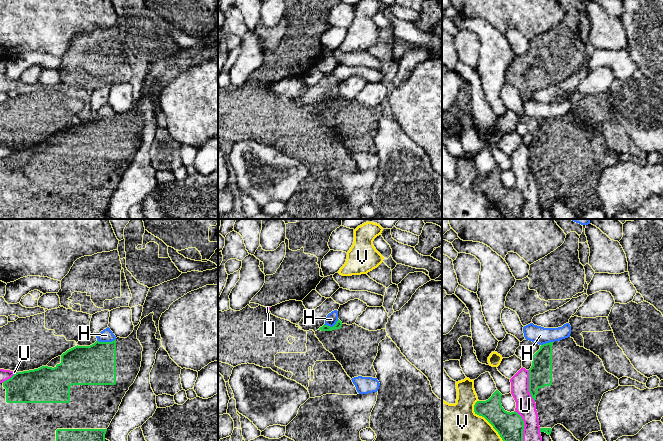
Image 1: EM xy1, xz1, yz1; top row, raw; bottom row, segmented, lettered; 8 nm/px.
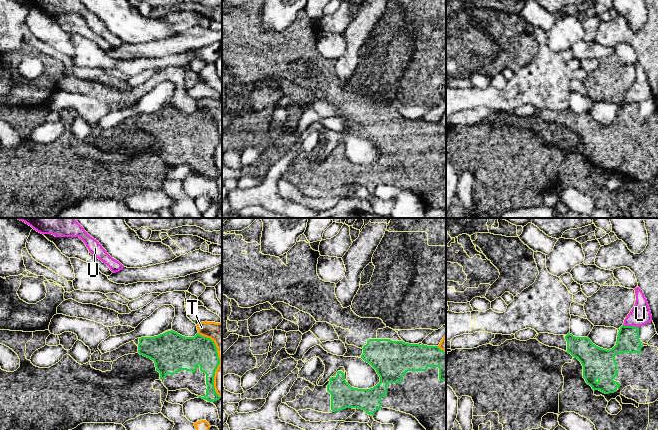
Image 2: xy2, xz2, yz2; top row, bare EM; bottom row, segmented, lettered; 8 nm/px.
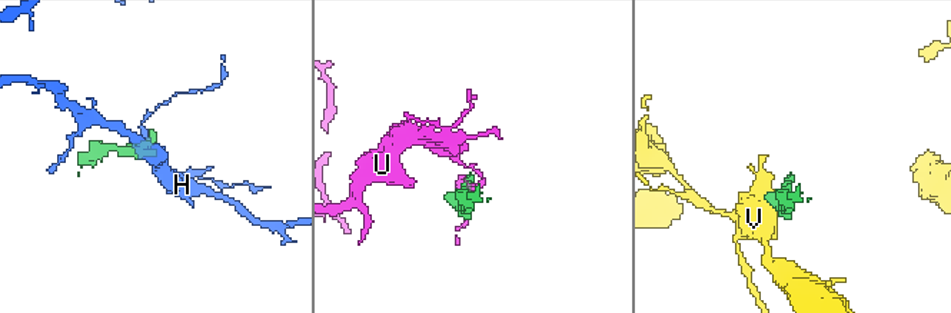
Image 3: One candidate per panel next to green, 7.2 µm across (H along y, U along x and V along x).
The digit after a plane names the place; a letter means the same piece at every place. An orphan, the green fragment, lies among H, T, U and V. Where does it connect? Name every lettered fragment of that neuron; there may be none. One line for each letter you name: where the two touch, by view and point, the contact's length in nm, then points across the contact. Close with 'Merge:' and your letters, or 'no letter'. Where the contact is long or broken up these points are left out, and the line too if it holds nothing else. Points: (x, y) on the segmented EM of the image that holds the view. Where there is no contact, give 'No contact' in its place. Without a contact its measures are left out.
Merge: no letter

